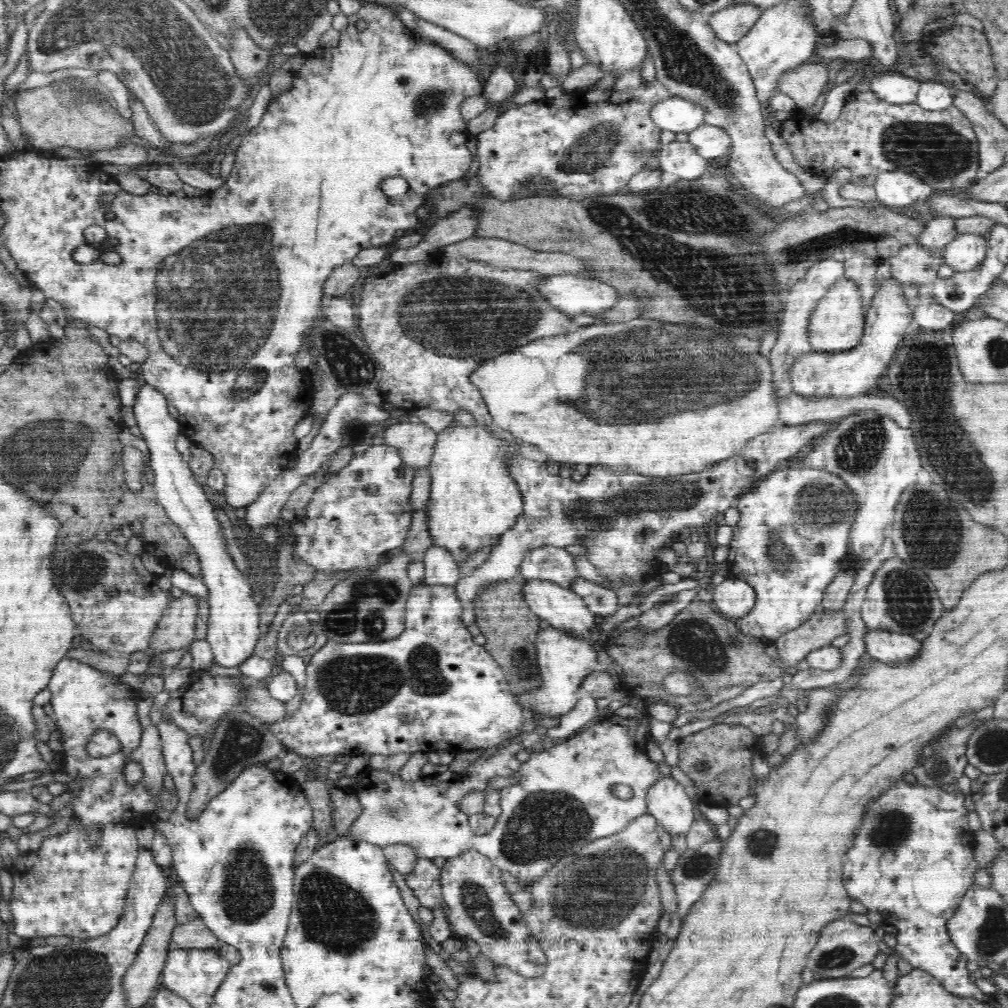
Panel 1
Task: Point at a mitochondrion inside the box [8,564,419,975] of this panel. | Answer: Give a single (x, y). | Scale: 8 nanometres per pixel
(330, 908)

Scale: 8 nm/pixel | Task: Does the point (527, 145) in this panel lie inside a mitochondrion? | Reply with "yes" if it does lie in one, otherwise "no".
no

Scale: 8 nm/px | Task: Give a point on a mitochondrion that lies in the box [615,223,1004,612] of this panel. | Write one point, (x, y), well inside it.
(923, 368)

